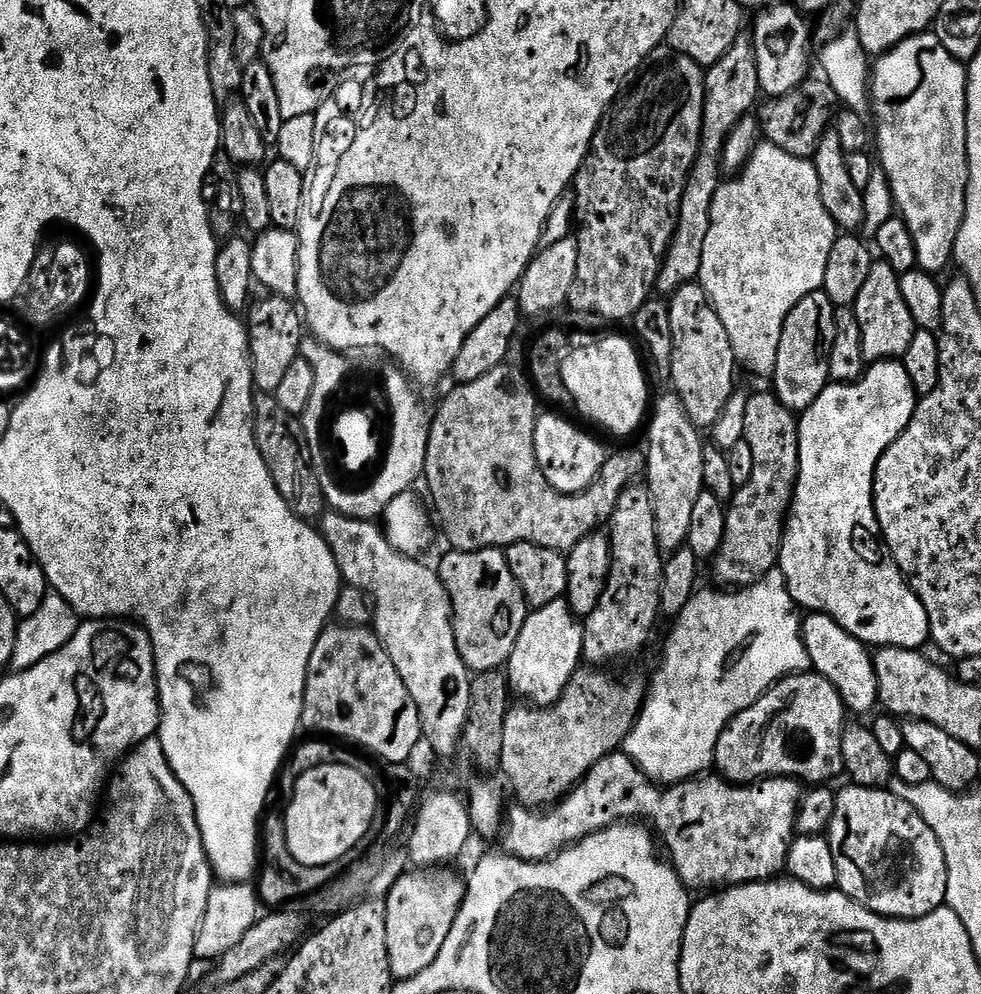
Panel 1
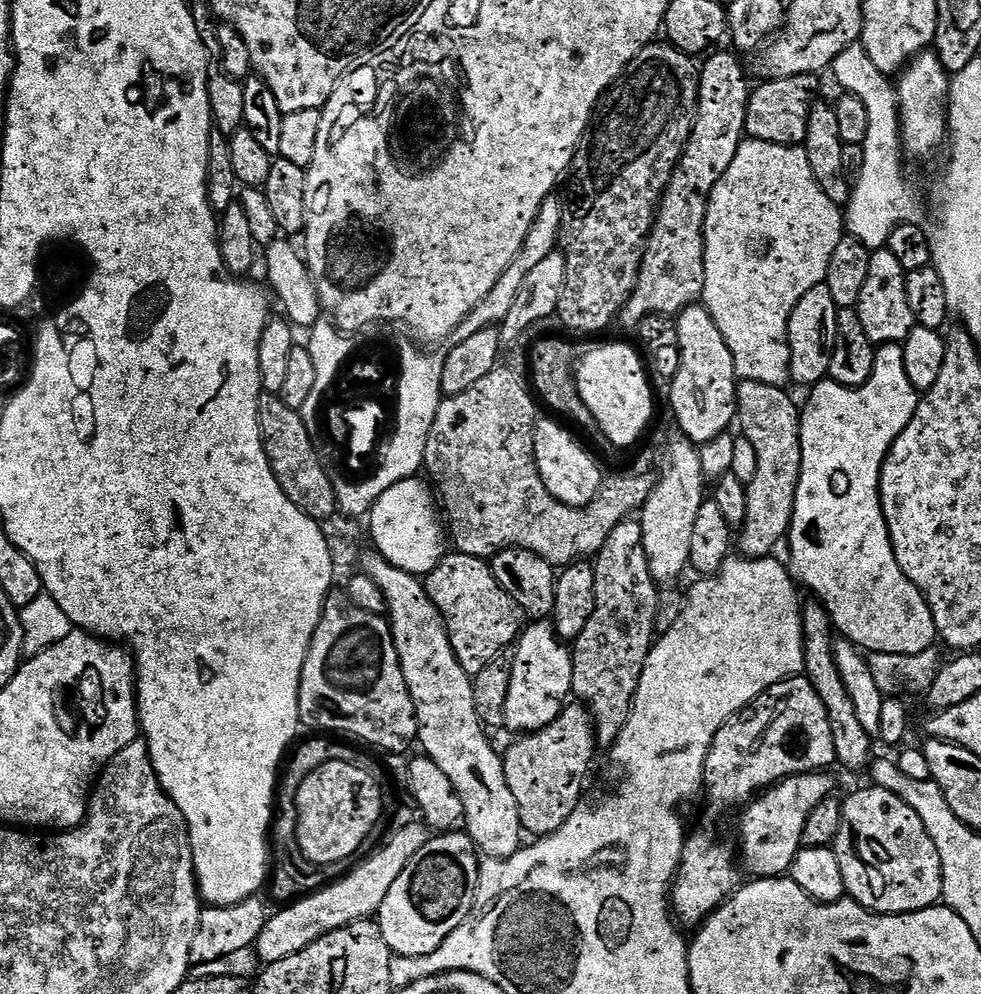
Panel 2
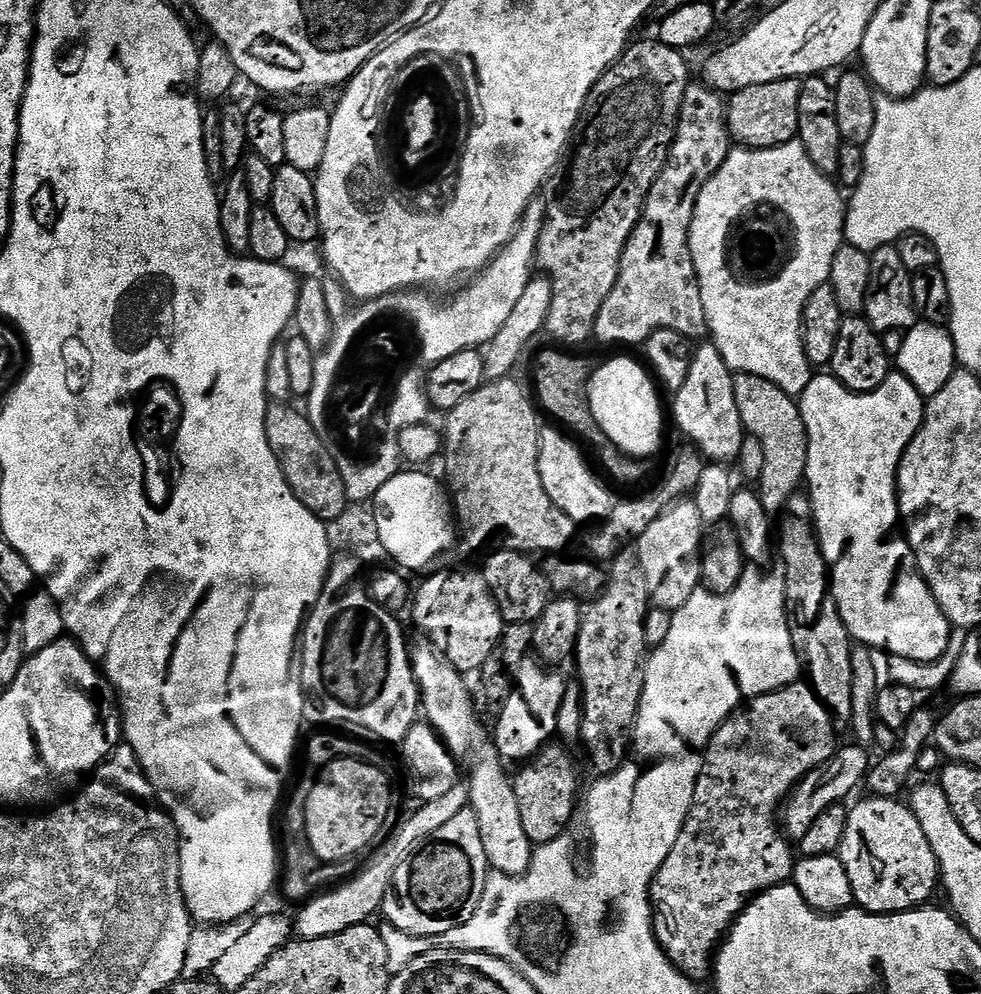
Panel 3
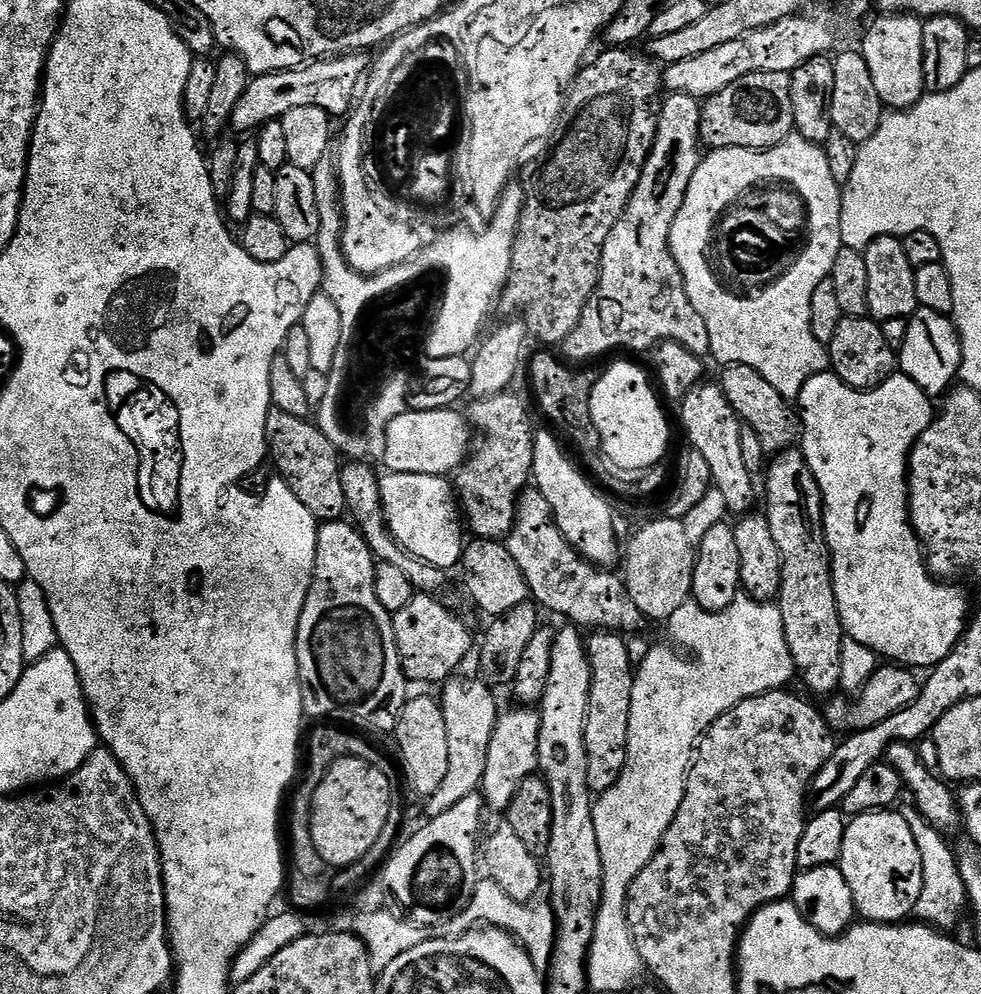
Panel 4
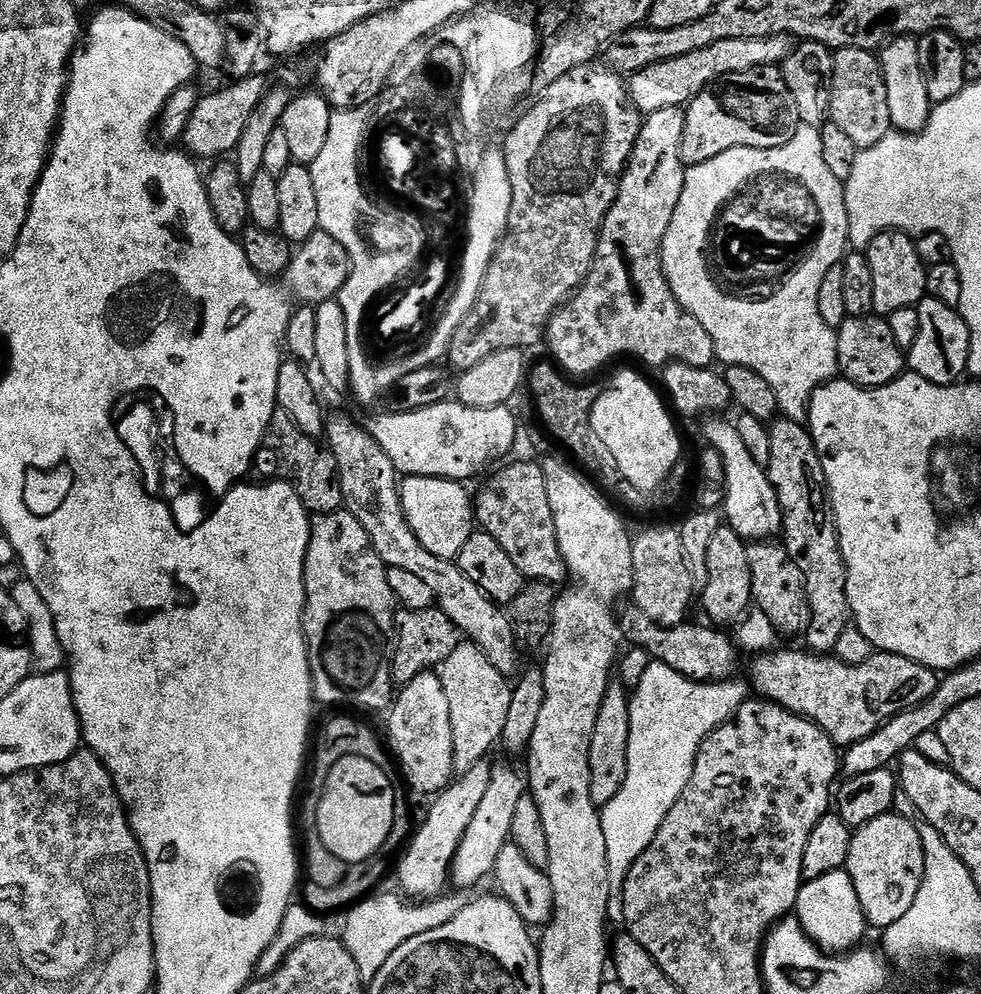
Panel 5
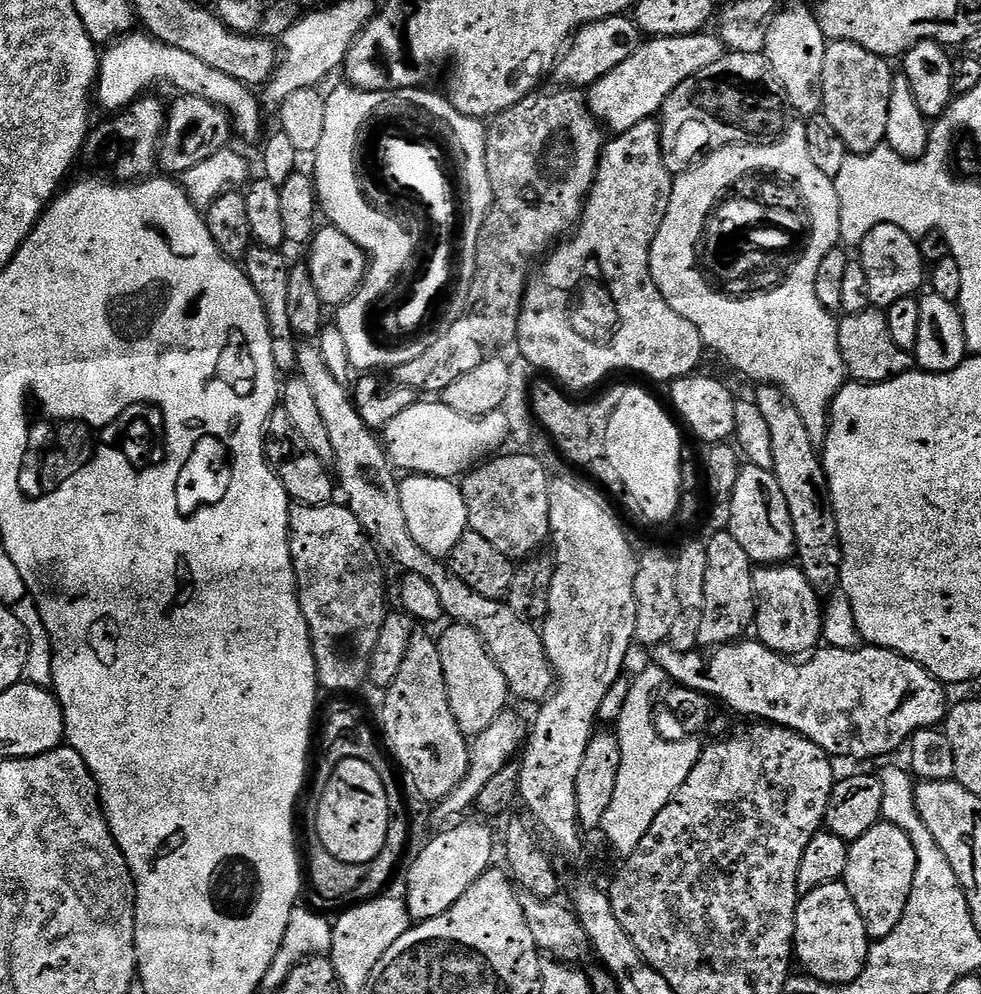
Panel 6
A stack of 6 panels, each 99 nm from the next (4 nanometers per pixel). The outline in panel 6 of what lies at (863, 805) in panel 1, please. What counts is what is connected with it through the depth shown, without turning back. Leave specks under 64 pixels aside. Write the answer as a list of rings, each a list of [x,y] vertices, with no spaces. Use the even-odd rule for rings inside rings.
[[[881,822],[866,830],[862,838],[851,841],[842,882],[850,890],[850,898],[854,898],[854,906],[858,906],[858,914],[862,914],[862,922],[873,941],[886,938],[898,926],[914,886],[915,873],[914,846],[898,826]]]

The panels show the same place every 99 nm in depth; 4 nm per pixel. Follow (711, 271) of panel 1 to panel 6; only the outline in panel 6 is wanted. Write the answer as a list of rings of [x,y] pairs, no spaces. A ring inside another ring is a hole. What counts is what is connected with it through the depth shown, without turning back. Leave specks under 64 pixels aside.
[[[793,123],[787,133],[771,144],[735,144],[729,148],[719,148],[711,153],[703,162],[689,167],[688,172],[677,175],[672,182],[670,206],[666,206],[666,218],[662,218],[662,226],[652,243],[650,250],[650,270],[662,298],[686,322],[694,322],[702,334],[705,345],[712,348],[720,356],[725,356],[738,371],[752,380],[760,380],[761,385],[780,388],[792,402],[798,406],[798,414],[806,422],[806,430],[810,430],[810,438],[818,446],[823,445],[828,433],[828,417],[832,410],[832,400],[840,393],[846,383],[846,373],[842,354],[838,346],[838,320],[833,313],[824,309],[822,302],[814,294],[814,278],[818,278],[818,266],[822,266],[822,258],[830,254],[840,243],[840,207],[836,182],[833,177],[822,174],[818,166],[814,166],[814,158],[810,158],[810,150],[806,146],[806,127],[803,123]],[[747,168],[776,168],[795,176],[800,176],[804,183],[806,202],[815,219],[815,237],[810,246],[810,264],[791,265],[792,273],[777,288],[764,292],[761,296],[748,296],[745,300],[735,300],[732,296],[723,296],[715,292],[704,281],[702,273],[696,269],[696,243],[704,232],[704,223],[713,215],[712,203],[716,192],[724,188],[740,172]]]

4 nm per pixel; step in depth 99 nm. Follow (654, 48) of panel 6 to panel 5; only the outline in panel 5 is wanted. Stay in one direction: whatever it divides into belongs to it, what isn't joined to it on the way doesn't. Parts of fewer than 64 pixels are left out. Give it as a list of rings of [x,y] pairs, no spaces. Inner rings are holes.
[[[787,36],[730,38],[714,42],[714,46],[706,46],[706,50],[694,50],[694,54],[686,54],[682,58],[670,58],[666,62],[646,66],[646,70],[641,72],[631,73],[627,81],[628,95],[632,97],[641,114],[687,106],[699,92],[715,85],[723,76],[742,74],[755,68],[783,65],[784,59],[793,48],[793,41]]]

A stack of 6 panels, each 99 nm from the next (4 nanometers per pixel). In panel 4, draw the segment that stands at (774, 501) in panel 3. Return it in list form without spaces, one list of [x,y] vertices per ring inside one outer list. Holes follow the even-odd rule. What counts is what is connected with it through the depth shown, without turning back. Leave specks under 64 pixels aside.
[[[729,364],[721,372],[724,373],[718,377],[720,388],[741,421],[752,428],[754,434],[758,434],[765,454],[785,452],[801,439],[802,425],[797,409],[786,398],[782,398],[782,394],[778,394],[778,390],[774,390],[774,386],[770,386],[770,382],[766,382],[766,378],[754,370],[754,366]]]

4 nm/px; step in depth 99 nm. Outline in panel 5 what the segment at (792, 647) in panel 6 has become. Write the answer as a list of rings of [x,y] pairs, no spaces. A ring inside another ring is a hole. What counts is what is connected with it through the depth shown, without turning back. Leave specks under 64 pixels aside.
[[[752,542],[748,544],[750,558],[750,586],[752,603],[759,615],[768,620],[784,636],[796,636],[808,625],[808,603],[804,594],[802,570],[794,566],[794,558],[780,542]],[[768,619],[768,620],[767,620]]]

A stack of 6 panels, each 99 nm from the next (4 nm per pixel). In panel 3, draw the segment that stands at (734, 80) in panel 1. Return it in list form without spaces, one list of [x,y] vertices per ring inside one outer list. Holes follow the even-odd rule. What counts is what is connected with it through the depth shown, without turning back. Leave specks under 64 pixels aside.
[[[703,82],[685,87],[668,161],[645,198],[644,213],[626,242],[618,282],[614,282],[614,290],[598,310],[594,333],[597,341],[640,346],[659,328],[678,330],[678,334],[689,338],[708,332],[692,257],[692,219],[702,186],[726,162],[730,151],[724,100],[721,93]]]

